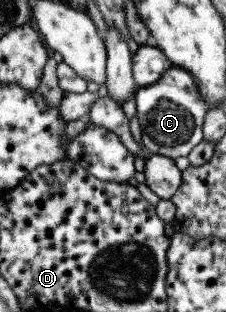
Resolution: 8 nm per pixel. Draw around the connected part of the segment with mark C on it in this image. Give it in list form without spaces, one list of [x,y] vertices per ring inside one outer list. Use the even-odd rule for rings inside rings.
[[[170,66],[156,83],[136,89],[133,98],[141,145],[150,155],[163,155],[172,160],[185,157],[202,140],[200,126],[209,105],[188,71]]]

